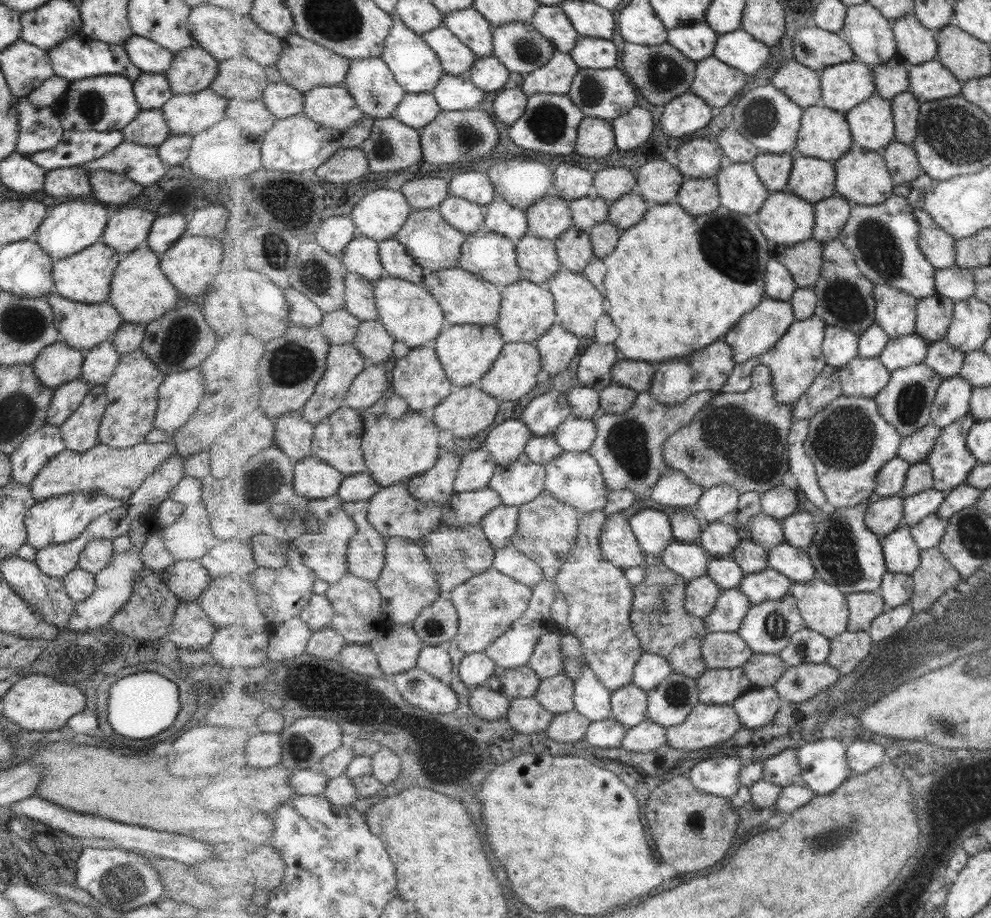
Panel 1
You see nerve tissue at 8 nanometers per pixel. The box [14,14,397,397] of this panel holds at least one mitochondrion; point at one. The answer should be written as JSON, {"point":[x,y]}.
{"point":[292,364]}

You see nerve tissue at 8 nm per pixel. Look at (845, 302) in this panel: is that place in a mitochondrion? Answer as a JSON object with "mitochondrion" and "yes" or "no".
{"mitochondrion":"yes"}

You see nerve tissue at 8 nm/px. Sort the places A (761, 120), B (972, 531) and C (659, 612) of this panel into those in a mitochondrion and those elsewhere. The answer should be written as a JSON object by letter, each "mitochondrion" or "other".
{"A":"mitochondrion","B":"mitochondrion","C":"mitochondrion"}

